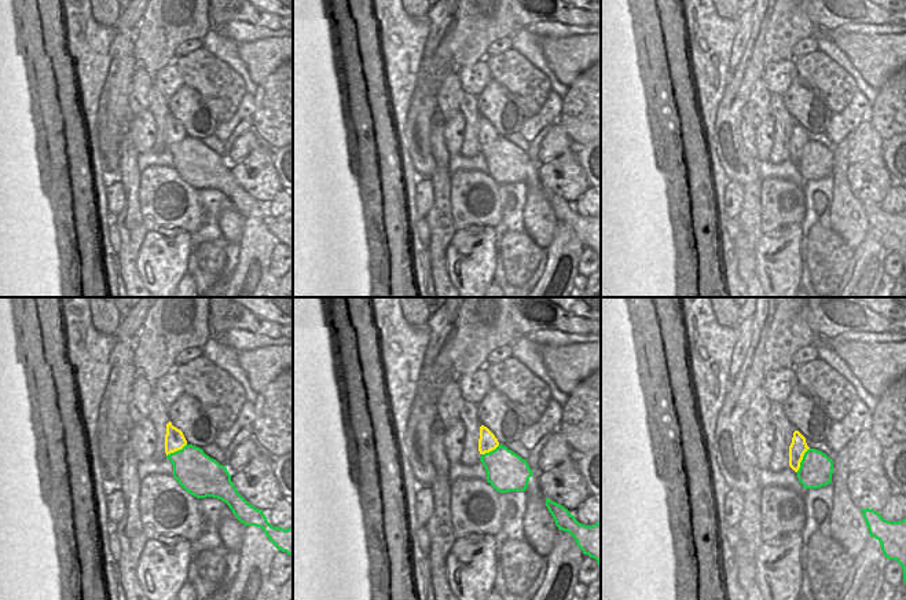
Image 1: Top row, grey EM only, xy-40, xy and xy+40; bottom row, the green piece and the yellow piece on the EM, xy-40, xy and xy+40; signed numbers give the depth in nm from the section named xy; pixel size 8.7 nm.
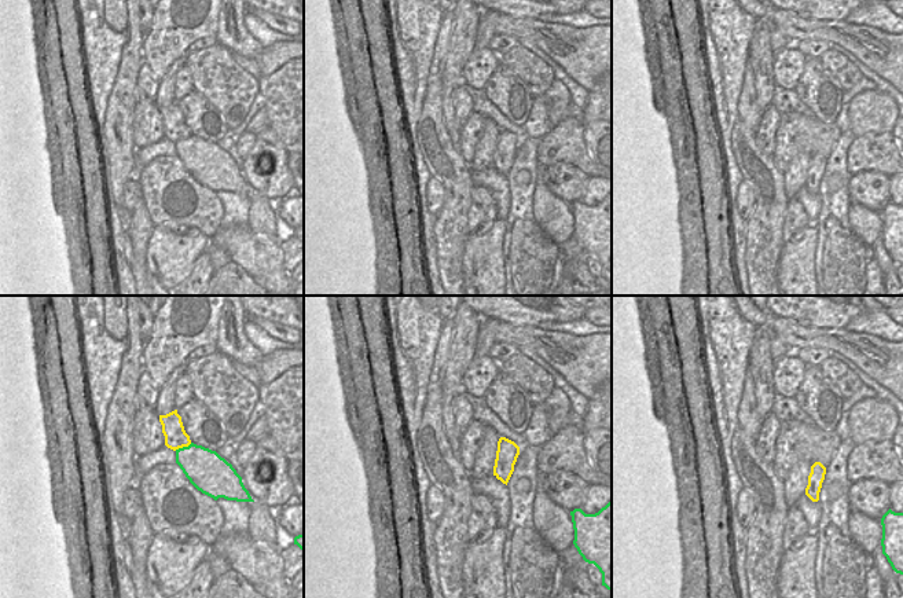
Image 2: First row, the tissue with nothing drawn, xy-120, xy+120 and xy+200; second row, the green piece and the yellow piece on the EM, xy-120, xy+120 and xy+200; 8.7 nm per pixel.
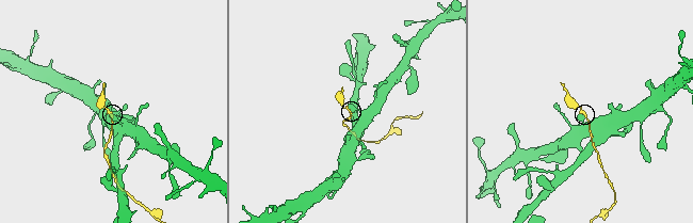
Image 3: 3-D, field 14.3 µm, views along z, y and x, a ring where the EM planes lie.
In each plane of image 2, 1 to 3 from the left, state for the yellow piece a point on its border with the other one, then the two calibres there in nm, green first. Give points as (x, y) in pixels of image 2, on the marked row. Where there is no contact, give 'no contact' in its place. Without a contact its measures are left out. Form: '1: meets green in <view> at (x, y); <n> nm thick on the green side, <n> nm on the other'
1: meets green in xy-120 at (183, 447); 340 nm thick on the green side, 190 nm on the other
2: no contact
3: no contact

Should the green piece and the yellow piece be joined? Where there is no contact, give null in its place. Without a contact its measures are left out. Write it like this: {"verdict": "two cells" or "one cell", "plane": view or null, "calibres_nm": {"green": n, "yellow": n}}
{"verdict": "two cells", "plane": "xy+40", "calibres_nm": {"green": 300, "yellow": 150}}

